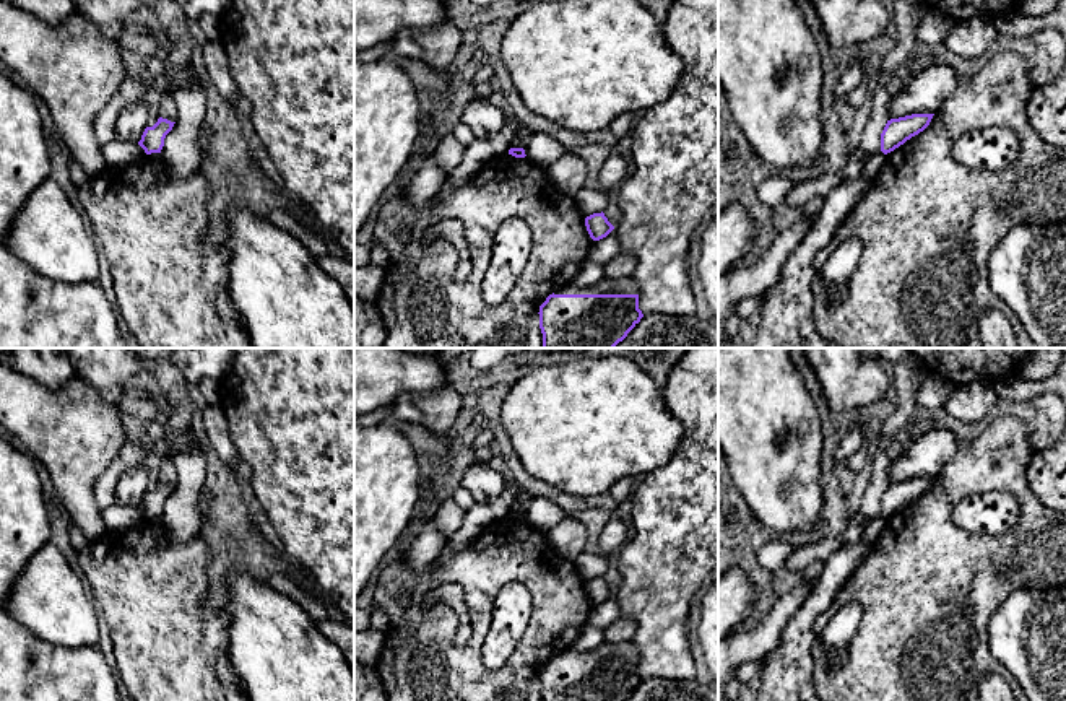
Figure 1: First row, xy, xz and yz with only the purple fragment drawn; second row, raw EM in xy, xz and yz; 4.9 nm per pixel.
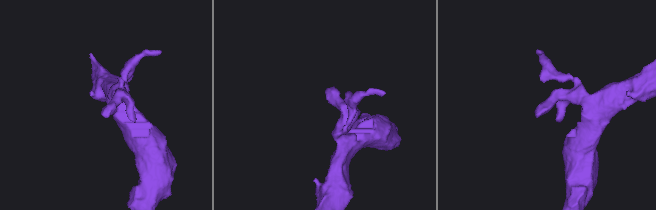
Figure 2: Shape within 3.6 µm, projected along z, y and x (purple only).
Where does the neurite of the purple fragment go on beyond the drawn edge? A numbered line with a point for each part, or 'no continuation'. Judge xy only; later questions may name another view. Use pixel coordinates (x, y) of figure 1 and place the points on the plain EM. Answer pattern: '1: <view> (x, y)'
no continuation

